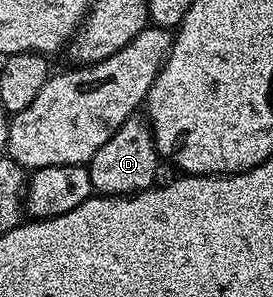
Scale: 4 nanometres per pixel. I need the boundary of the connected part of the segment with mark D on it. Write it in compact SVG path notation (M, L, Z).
M134 114L125 120L123 126L119 126L119 130L111 134L111 138L107 138L107 142L103 142L103 146L99 146L99 150L95 150L95 154L89 160L87 167L94 193L103 196L131 196L134 192L144 192L146 188L154 187L155 168L159 161L157 147L148 119L141 117L140 120L139 117L140 115Z

